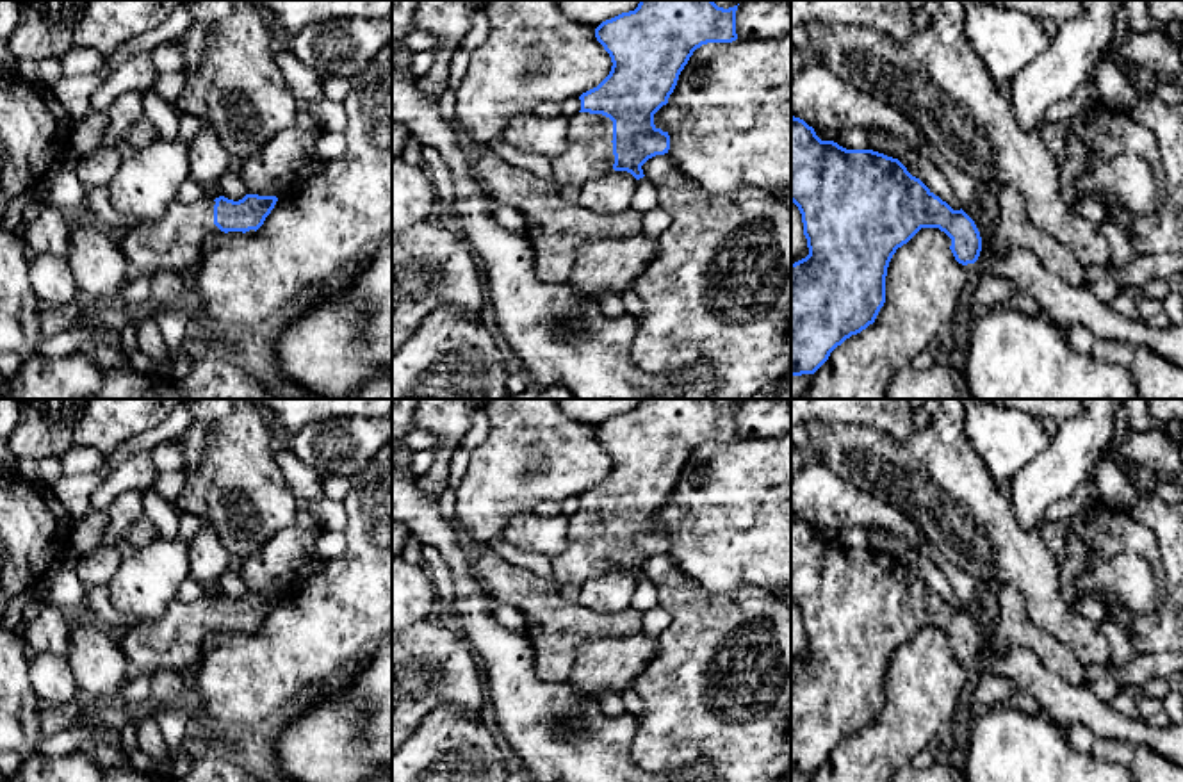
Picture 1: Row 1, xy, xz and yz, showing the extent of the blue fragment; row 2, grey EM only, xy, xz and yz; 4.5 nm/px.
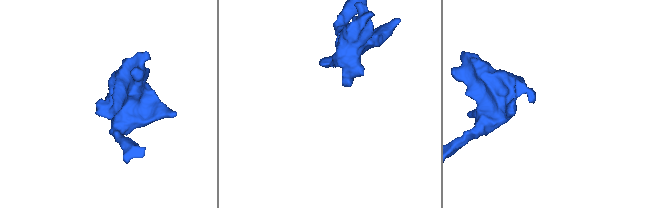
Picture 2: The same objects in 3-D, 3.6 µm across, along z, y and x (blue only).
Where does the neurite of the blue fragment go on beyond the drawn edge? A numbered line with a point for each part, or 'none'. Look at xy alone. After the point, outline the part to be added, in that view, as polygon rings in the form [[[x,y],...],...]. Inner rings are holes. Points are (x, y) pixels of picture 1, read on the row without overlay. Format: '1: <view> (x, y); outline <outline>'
1: xy (173, 642); outline [[[200,597],[192,602],[175,600],[160,618],[116,632],[130,668],[134,672],[166,670],[189,677],[200,663],[203,643],[212,634],[224,632],[214,623],[214,604],[216,600],[210,597]]]

